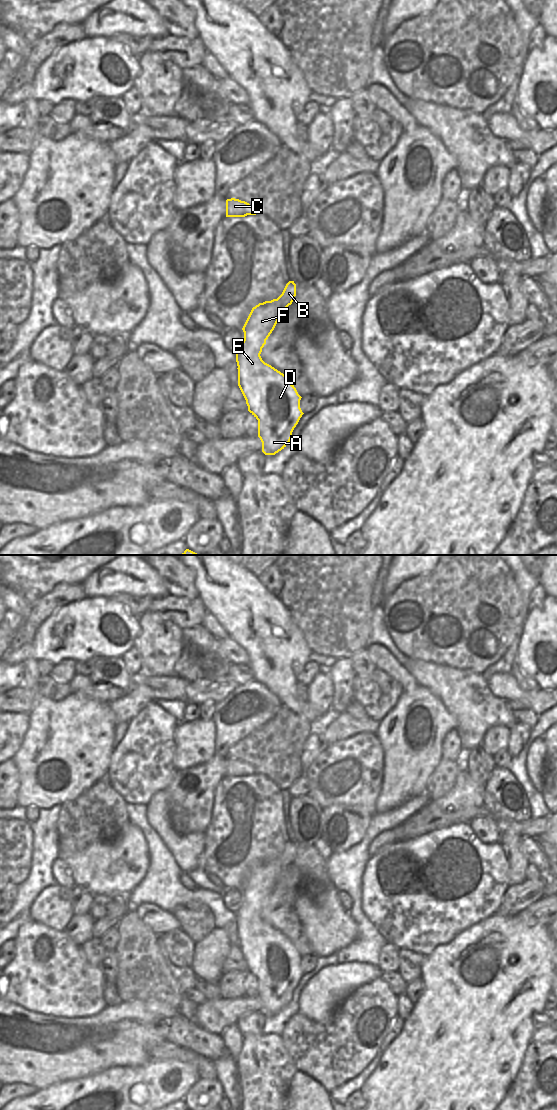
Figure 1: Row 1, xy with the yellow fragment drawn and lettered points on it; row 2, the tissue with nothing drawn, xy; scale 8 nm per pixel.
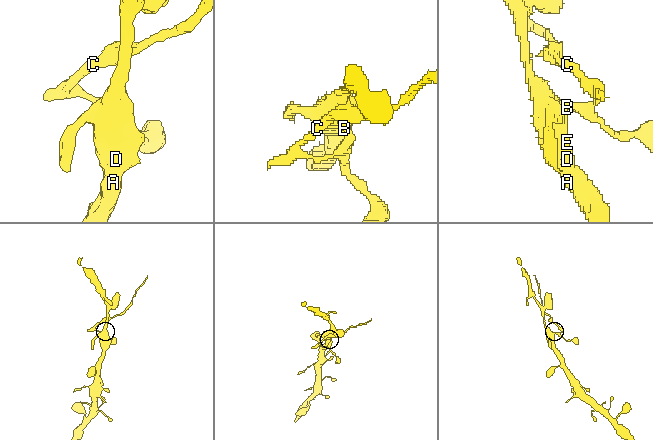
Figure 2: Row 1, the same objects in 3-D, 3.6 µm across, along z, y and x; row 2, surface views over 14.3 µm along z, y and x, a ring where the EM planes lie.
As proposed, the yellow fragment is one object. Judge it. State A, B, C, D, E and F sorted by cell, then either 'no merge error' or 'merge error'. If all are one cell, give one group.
groups A B D E F / C; merge error

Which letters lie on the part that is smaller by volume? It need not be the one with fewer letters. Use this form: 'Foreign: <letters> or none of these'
Foreign: C

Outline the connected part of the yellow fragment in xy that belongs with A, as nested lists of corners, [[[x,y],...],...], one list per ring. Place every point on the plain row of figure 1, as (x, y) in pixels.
[[[289,841],[277,859],[253,867],[242,888],[244,892],[242,906],[236,912],[238,946],[246,960],[248,971],[258,980],[258,997],[265,1015],[275,1015],[288,1005],[294,988],[304,974],[300,968],[302,957],[288,937],[265,923],[260,916],[266,900],[295,856],[296,845]]]

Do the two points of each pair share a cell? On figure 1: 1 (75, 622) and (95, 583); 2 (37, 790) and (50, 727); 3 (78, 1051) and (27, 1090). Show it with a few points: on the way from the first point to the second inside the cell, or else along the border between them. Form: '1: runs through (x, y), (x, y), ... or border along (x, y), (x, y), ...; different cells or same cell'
1: border along (86, 596), (111, 597); different cells
2: runs through (41, 774), (41, 762), (50, 753), (50, 743); same cell
3: border along (10, 1083), (30, 1084), (37, 1089); different cells

